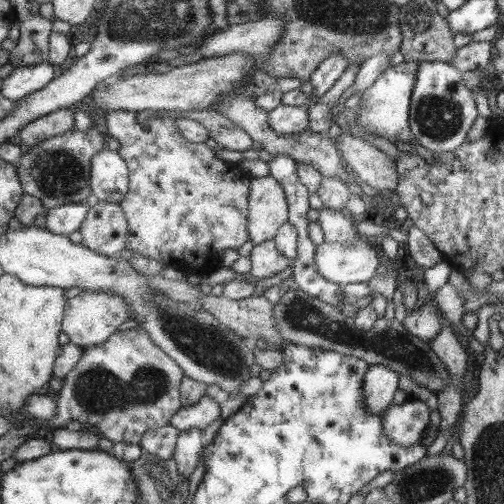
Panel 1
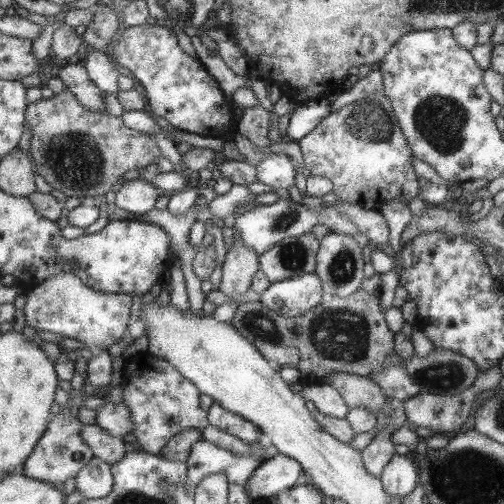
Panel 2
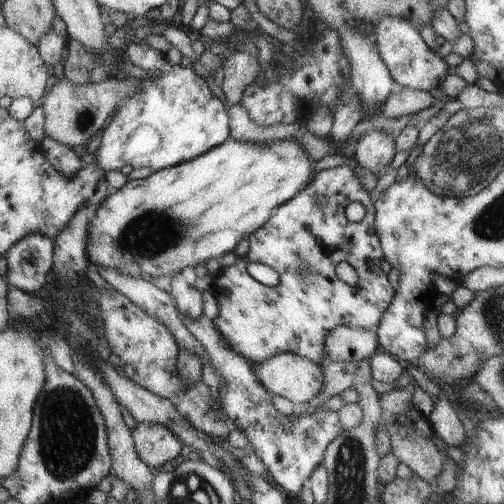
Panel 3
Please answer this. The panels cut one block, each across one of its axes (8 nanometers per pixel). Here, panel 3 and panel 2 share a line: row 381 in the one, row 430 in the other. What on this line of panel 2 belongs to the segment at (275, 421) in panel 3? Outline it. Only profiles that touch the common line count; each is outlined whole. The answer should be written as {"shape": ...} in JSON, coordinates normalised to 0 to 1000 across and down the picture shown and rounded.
{"shape":[[[427,802],[415,810],[415,837],[419,845],[435,845],[438,853],[454,857],[454,861],[466,861],[470,869],[486,873],[490,881],[510,881],[510,869],[514,869],[514,845],[494,837],[490,829],[458,817],[458,813],[446,813],[438,802]]]}

